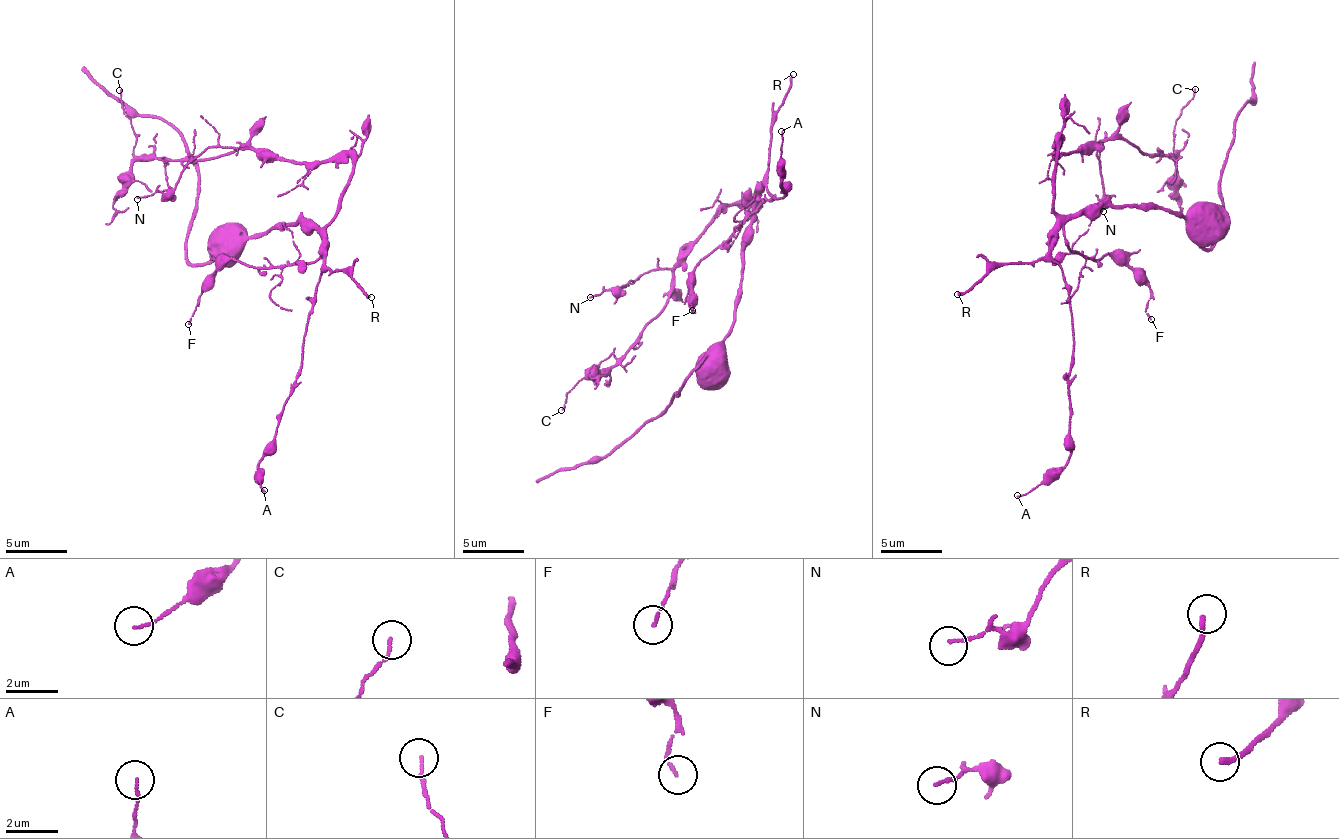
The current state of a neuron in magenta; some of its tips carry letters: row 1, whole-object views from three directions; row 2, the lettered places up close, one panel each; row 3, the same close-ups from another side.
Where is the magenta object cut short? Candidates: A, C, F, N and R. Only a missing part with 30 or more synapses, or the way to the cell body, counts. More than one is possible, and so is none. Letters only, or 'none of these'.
none of these

